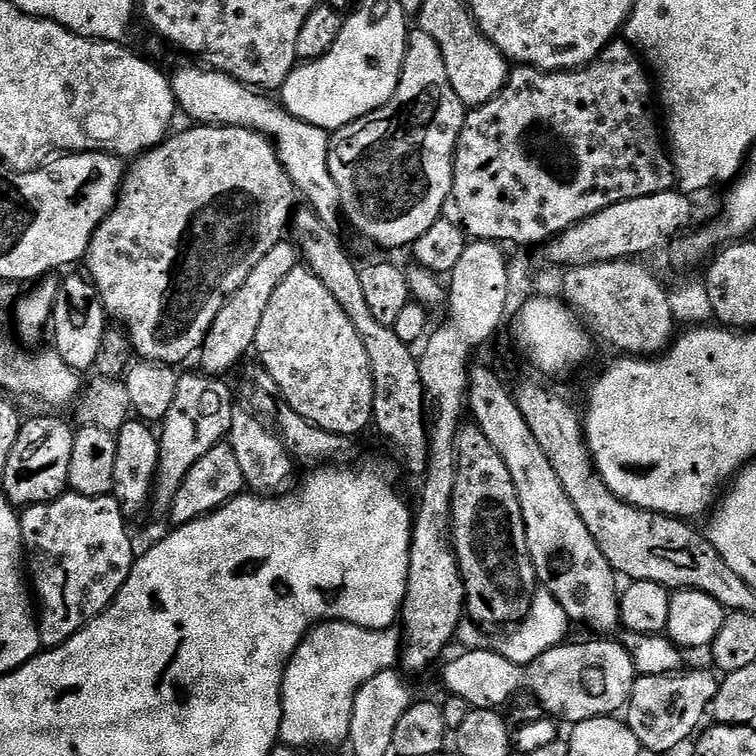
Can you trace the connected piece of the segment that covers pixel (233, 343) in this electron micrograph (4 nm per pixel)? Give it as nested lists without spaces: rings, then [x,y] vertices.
[[[285,238],[278,242],[278,246],[274,246],[274,250],[270,250],[270,254],[266,254],[266,258],[258,262],[258,266],[254,266],[254,270],[250,270],[246,282],[242,282],[242,286],[234,290],[222,310],[218,310],[218,318],[214,318],[214,326],[210,326],[198,353],[199,371],[205,376],[227,377],[227,372],[234,371],[239,366],[240,359],[255,349],[258,326],[266,315],[266,306],[269,305],[274,290],[282,286],[286,274],[293,272],[301,260],[299,248],[291,239]]]

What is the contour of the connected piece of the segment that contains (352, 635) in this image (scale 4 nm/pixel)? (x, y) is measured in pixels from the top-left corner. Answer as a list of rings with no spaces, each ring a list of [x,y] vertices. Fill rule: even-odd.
[[[330,620],[323,624],[316,625],[308,634],[308,638],[303,640],[298,646],[298,650],[293,654],[292,661],[288,663],[288,668],[284,671],[284,685],[282,686],[282,726],[280,727],[280,740],[289,748],[302,748],[311,750],[315,744],[340,744],[349,739],[351,734],[351,718],[354,714],[355,696],[366,682],[378,675],[379,672],[388,669],[395,669],[402,656],[402,636],[395,627],[383,628],[382,630],[370,630],[357,624],[349,624],[347,620]]]

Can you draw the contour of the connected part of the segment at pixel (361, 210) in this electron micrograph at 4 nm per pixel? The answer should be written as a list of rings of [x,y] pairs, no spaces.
[[[419,26],[413,27],[408,34],[408,53],[404,59],[398,90],[394,90],[390,102],[386,102],[378,110],[374,110],[370,114],[358,118],[353,124],[347,124],[344,128],[335,129],[334,135],[331,137],[328,149],[330,174],[338,186],[340,205],[343,213],[346,215],[346,220],[348,216],[349,222],[366,239],[373,240],[380,248],[407,249],[415,240],[422,238],[422,234],[426,234],[426,230],[430,230],[430,226],[434,226],[434,222],[444,216],[444,203],[452,189],[452,175],[454,174],[454,166],[456,165],[456,143],[460,137],[460,131],[464,129],[465,115],[466,109],[464,103],[458,98],[458,94],[454,94],[454,86],[450,84],[450,74],[446,72],[446,62],[444,61],[438,42],[430,34],[426,34],[423,28]]]

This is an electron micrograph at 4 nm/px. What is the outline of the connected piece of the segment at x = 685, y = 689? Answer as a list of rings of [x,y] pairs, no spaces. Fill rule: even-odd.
[[[679,670],[662,676],[637,675],[626,705],[626,723],[628,728],[634,730],[634,736],[645,753],[672,752],[701,731],[705,723],[704,715],[709,715],[712,699],[720,688],[720,680],[715,671],[686,671]]]

